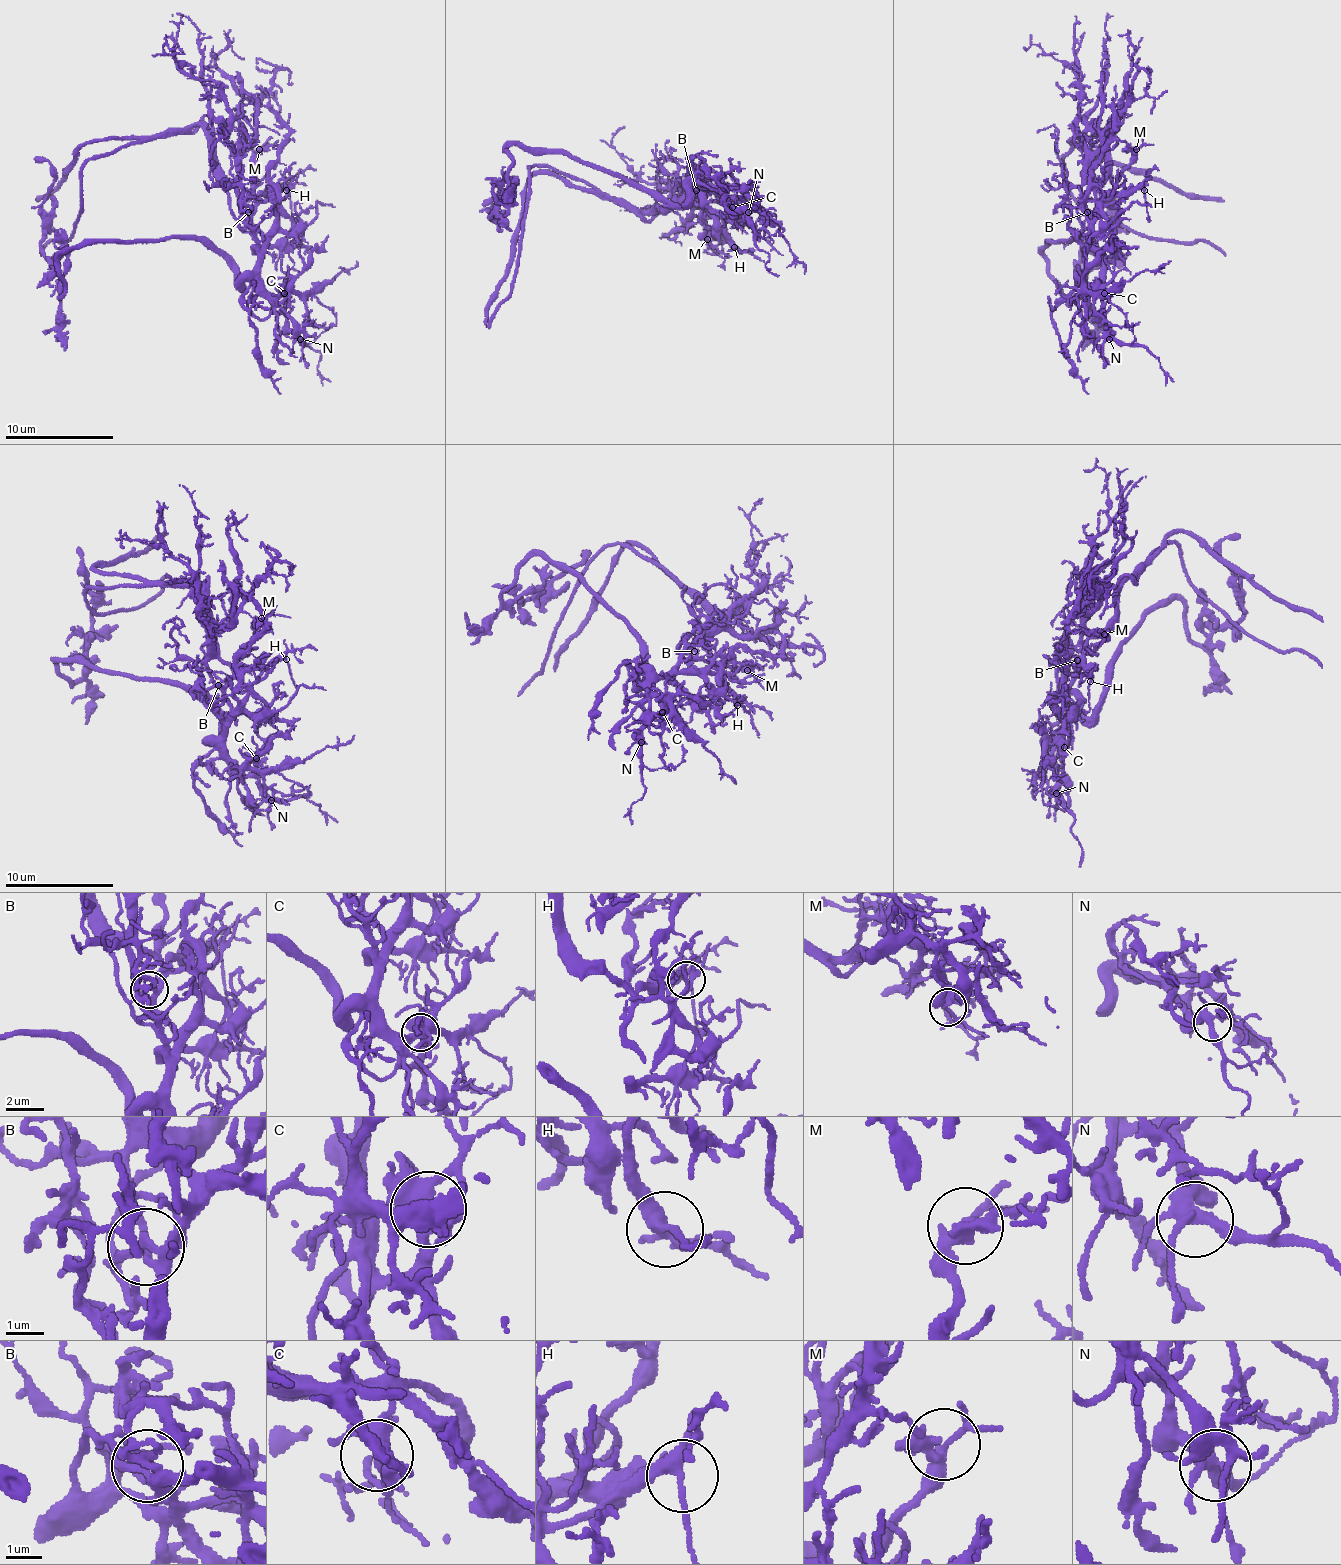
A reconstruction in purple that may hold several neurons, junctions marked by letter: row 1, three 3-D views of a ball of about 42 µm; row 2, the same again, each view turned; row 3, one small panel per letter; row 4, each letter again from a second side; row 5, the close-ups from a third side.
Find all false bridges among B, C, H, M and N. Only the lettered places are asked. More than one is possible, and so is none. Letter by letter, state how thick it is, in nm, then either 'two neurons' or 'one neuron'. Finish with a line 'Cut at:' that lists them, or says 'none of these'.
B: calibre 280 nm; two neurons
C: calibre 440 nm; one neuron
H: calibre 280 nm; one neuron
M: calibre 200 nm; one neuron
N: calibre 340 nm; one neuron
Cut at: B

